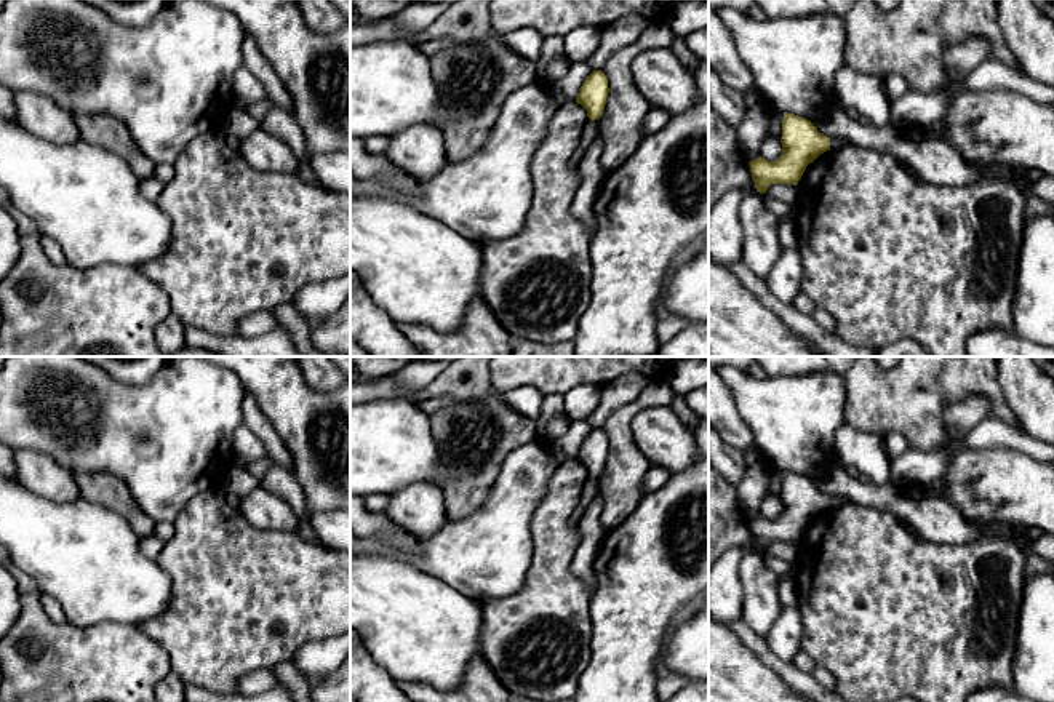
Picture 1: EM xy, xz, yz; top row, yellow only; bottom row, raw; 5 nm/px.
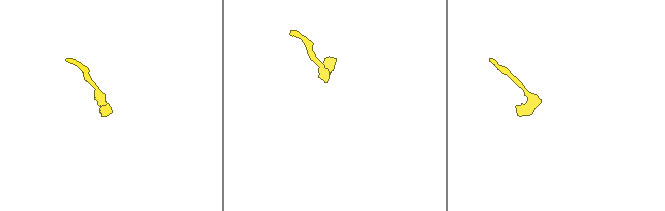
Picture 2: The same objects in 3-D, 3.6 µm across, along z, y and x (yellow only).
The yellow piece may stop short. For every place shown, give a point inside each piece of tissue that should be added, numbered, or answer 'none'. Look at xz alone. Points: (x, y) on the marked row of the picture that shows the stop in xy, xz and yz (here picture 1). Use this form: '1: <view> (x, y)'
1: xz (592, 127)

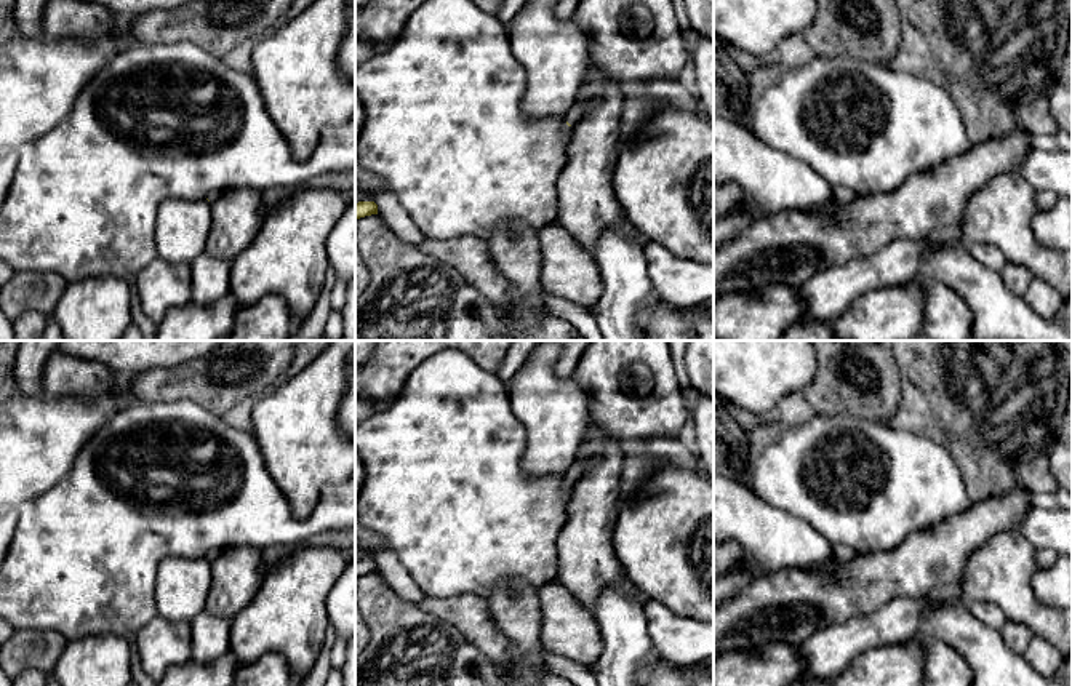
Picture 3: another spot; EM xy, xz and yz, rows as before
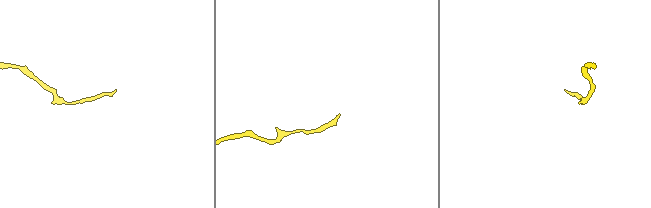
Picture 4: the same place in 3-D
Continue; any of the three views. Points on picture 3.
1: xz (572, 117)

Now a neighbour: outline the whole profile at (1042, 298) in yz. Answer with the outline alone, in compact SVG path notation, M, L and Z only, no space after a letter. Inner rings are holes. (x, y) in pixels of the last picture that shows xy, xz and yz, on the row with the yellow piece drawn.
M1034 277L1030 286L1024 293L1024 301L1040 317L1053 320L1062 305L1062 296L1043 278Z

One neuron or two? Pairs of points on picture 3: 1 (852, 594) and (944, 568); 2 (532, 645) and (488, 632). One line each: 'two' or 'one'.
1: one
2: two

